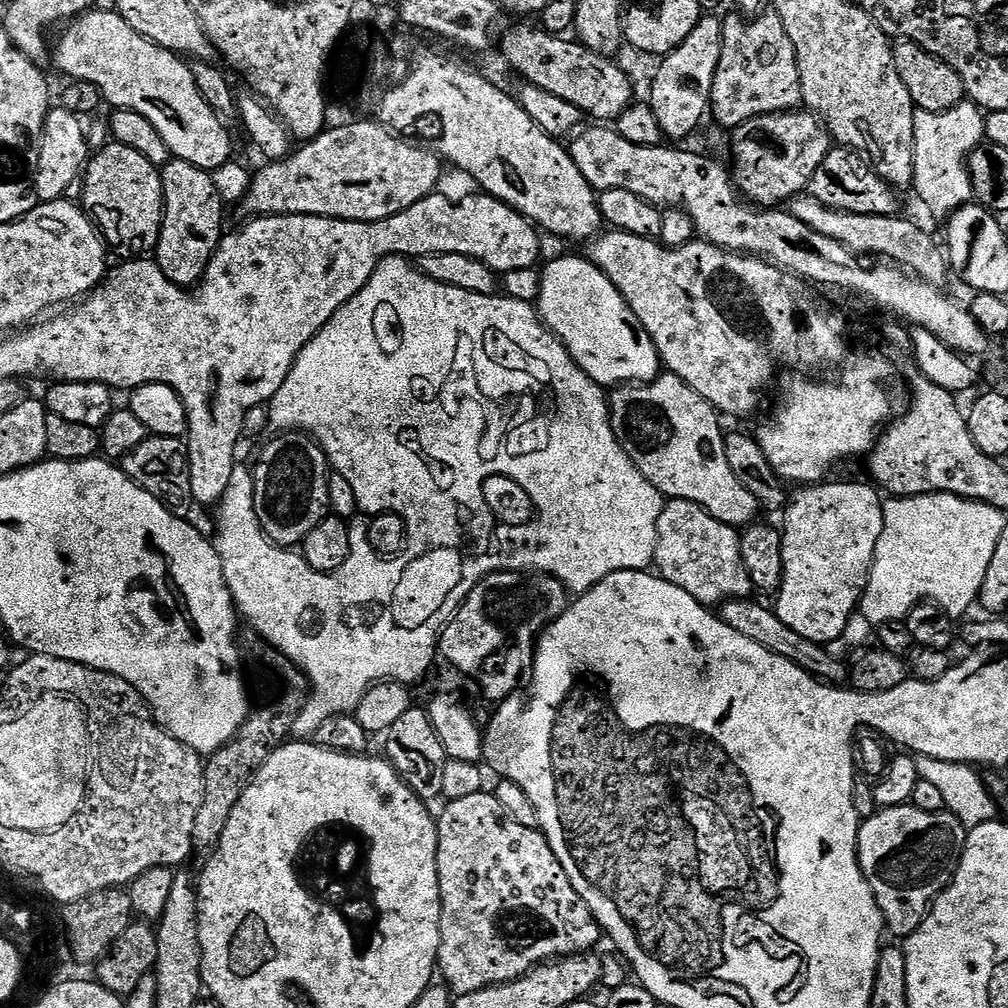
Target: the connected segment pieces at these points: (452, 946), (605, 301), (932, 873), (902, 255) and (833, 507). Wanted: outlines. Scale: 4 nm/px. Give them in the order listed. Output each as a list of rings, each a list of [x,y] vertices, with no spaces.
[[[485,790],[478,794],[470,794],[467,798],[449,800],[443,805],[444,813],[436,820],[436,833],[438,834],[438,886],[440,887],[440,959],[438,961],[438,972],[443,983],[456,996],[470,994],[474,990],[489,988],[495,984],[505,984],[511,980],[517,980],[531,972],[538,964],[551,962],[557,958],[566,956],[579,956],[593,951],[592,948],[602,940],[602,929],[600,923],[592,917],[590,906],[574,890],[570,878],[566,878],[566,870],[562,870],[562,862],[552,852],[550,842],[544,837],[539,828],[522,826],[514,817],[508,816],[502,810],[502,802],[491,791]]]
[[[583,255],[560,256],[540,272],[540,317],[568,347],[576,365],[601,386],[639,386],[662,372],[660,352],[622,294]]]
[[[911,806],[880,808],[861,823],[856,856],[891,935],[907,938],[922,926],[932,903],[956,872],[968,833],[947,810],[927,812]]]
[[[807,194],[787,201],[786,208],[794,218],[798,218],[798,222],[810,226],[810,230],[818,234],[826,234],[826,238],[834,238],[834,242],[842,242],[842,246],[846,246],[851,252],[869,252],[869,257],[893,261],[911,270],[921,280],[928,280],[937,286],[943,285],[943,280],[950,276],[945,249],[936,245],[935,238],[926,229],[919,228],[912,220],[903,220],[903,215],[867,216],[839,212],[822,206],[822,202]]]
[[[821,482],[797,487],[791,493],[790,499],[782,512],[782,517],[784,516],[784,524],[782,523],[782,570],[784,571],[784,577],[782,578],[780,591],[775,597],[775,600],[777,600],[776,608],[774,607],[774,616],[777,621],[781,620],[794,635],[801,636],[802,639],[809,640],[812,644],[820,644],[816,646],[827,646],[838,639],[843,630],[846,629],[846,624],[850,621],[852,614],[859,609],[860,600],[864,596],[864,591],[868,585],[868,575],[872,569],[872,559],[876,553],[878,538],[882,538],[882,526],[884,525],[885,501],[880,500],[881,493],[871,483],[868,483],[869,485],[832,483]]]

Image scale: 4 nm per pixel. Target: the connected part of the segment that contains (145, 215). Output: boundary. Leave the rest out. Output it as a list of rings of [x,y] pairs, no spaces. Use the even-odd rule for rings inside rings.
[[[109,142],[88,160],[83,182],[82,207],[111,247],[129,248],[132,254],[148,254],[155,249],[164,217],[164,191],[157,165],[146,162],[130,146]]]

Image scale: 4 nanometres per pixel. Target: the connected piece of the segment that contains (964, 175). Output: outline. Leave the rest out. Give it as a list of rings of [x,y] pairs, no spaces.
[[[965,100],[950,111],[932,112],[917,109],[914,124],[915,170],[913,193],[931,214],[941,220],[964,204],[973,201],[973,186],[968,170],[968,156],[985,139],[983,111]]]

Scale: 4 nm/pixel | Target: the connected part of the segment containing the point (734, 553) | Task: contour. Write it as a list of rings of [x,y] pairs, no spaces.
[[[668,500],[658,518],[658,542],[654,568],[674,586],[686,590],[705,606],[719,606],[726,600],[753,595],[750,574],[742,562],[740,532],[718,522],[702,506],[685,500]]]

